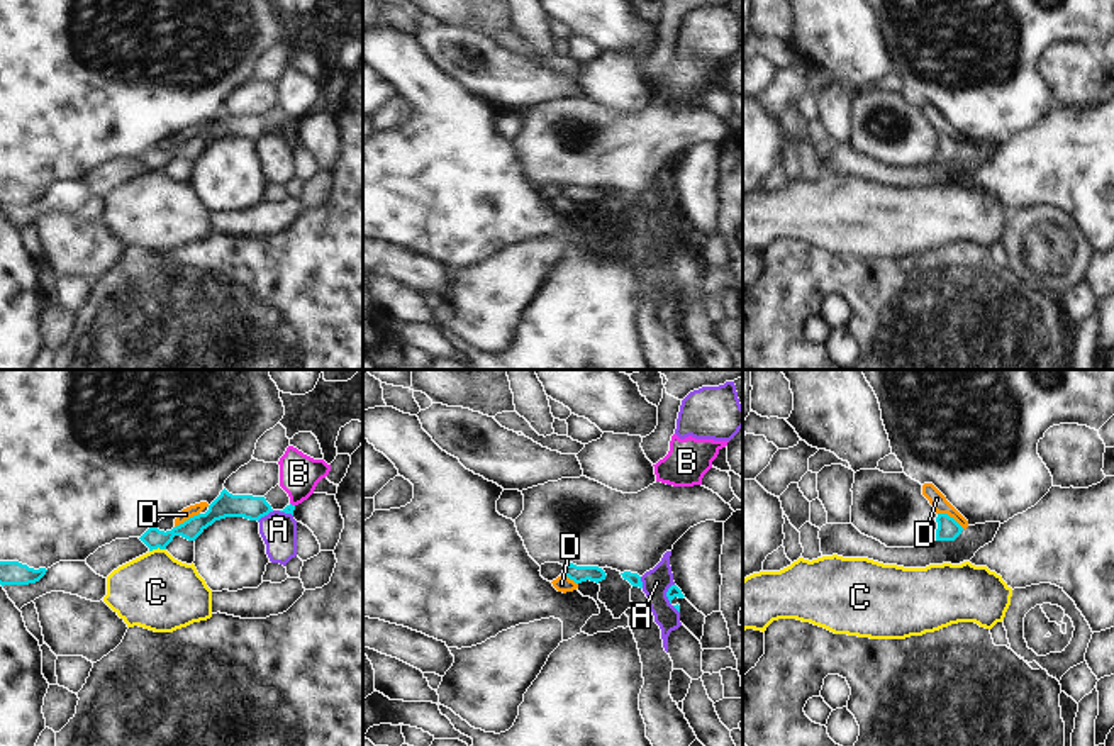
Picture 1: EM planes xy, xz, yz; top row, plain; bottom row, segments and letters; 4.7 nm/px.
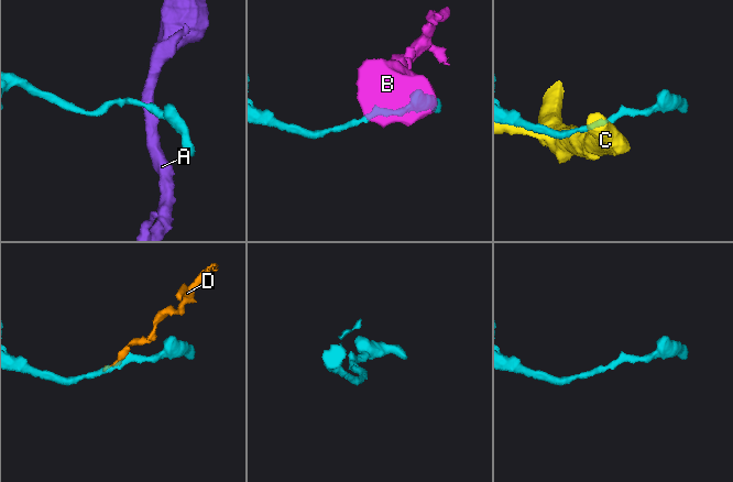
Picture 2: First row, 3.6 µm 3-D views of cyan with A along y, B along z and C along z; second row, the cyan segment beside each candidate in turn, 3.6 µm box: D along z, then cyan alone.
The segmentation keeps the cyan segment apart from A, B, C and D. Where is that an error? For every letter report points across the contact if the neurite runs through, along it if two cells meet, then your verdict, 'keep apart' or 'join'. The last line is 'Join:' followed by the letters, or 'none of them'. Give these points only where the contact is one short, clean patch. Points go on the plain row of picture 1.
A: border xz (672, 204), (667, 219), (679, 233); keep apart
B: border xy (290, 122), (294, 126); keep apart
C: border xy (165, 168), (150, 172); keep apart
D: border yz (938, 133), (946, 133), (963, 148); keep apart
Join: none of them

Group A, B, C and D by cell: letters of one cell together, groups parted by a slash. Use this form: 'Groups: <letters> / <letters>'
Groups: A / B / C / D

